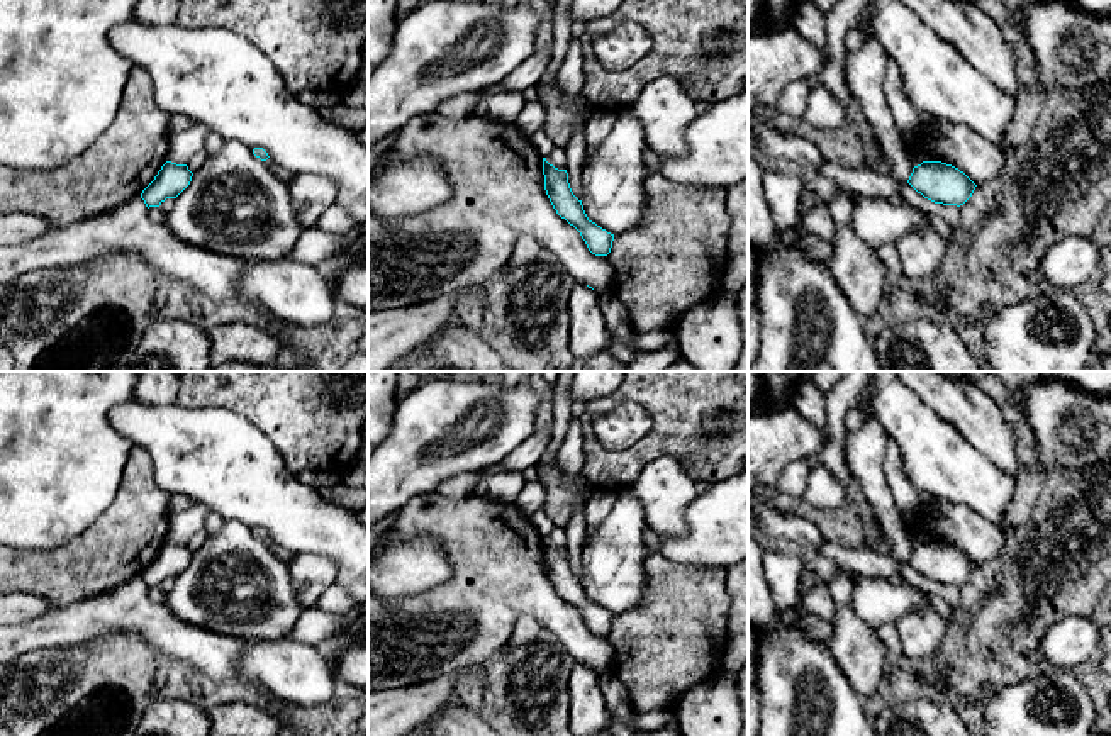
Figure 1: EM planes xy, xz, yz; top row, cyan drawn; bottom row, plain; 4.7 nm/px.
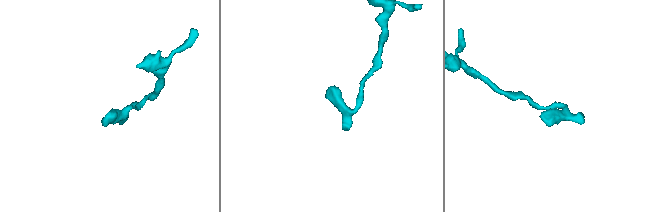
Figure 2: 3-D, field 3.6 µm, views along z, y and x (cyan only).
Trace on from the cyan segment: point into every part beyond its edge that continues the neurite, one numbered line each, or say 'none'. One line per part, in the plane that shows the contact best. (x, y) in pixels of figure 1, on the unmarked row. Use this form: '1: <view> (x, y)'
none

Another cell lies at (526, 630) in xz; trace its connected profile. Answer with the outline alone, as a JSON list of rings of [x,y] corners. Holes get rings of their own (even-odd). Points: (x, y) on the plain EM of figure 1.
[[[522,614],[516,621],[505,648],[521,648],[533,643],[539,636],[541,629],[543,626],[538,622],[538,619],[529,614]]]

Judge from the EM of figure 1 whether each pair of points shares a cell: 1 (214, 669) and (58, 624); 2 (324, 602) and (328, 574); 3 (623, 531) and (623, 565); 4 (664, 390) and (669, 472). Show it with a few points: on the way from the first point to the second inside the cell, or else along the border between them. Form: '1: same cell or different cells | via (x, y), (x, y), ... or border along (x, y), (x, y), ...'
1: same cell | via (175, 638), (151, 621), (97, 621)
2: different cells | border along (336, 580), (314, 602)
3: same cell | via (621, 540), (621, 557)
4: different cells | border along (636, 479), (655, 458), (675, 455), (696, 480)

